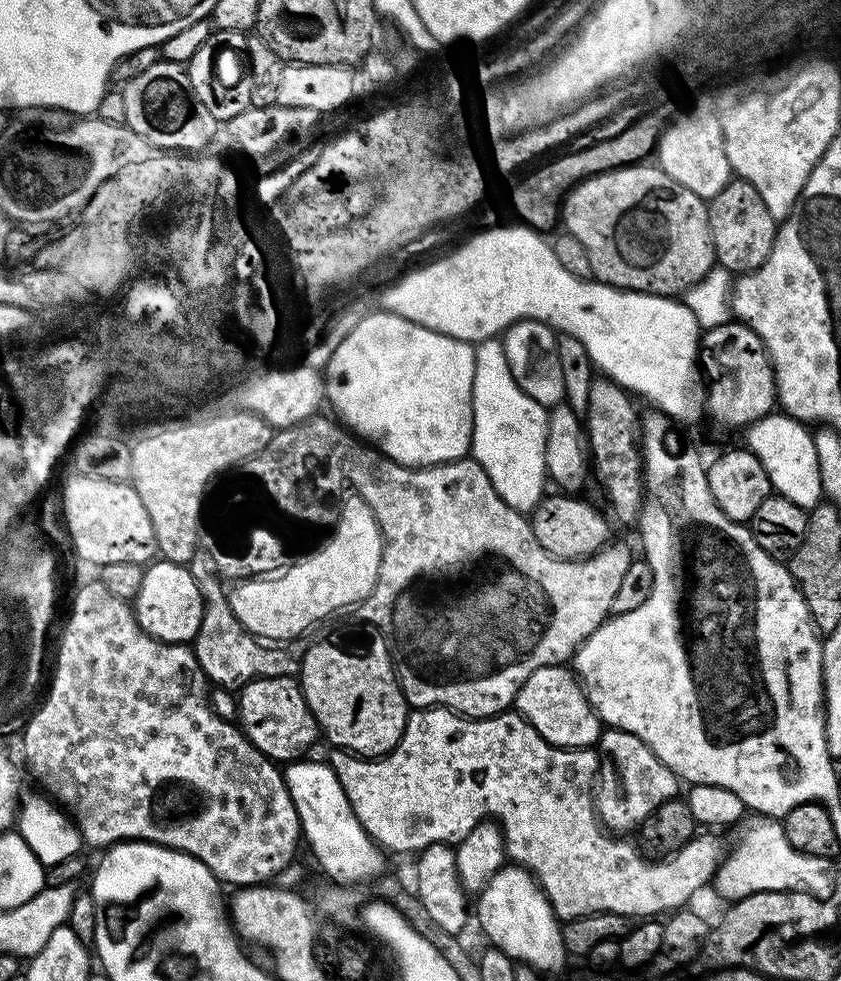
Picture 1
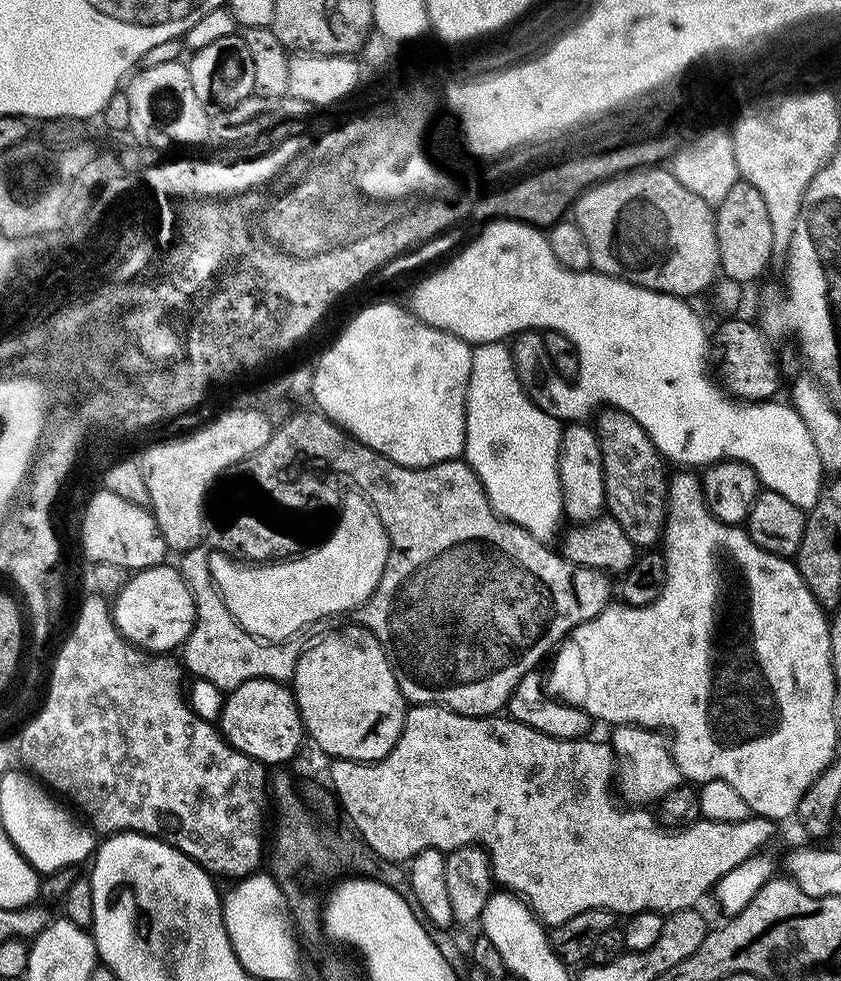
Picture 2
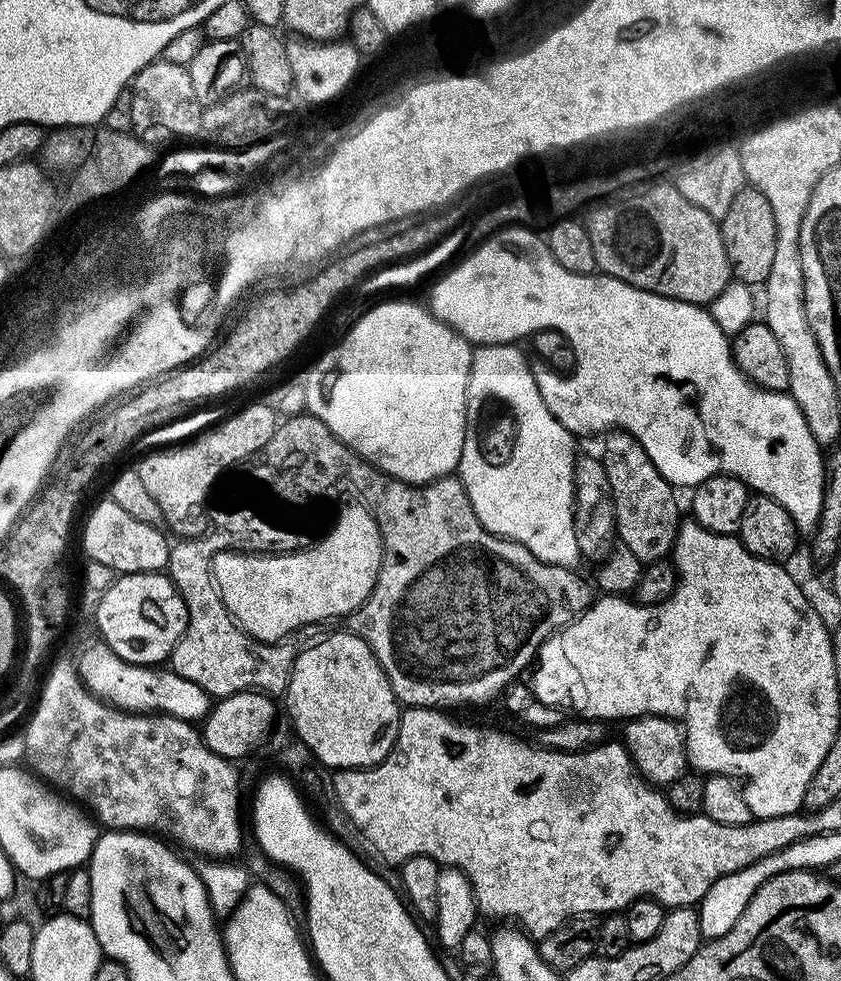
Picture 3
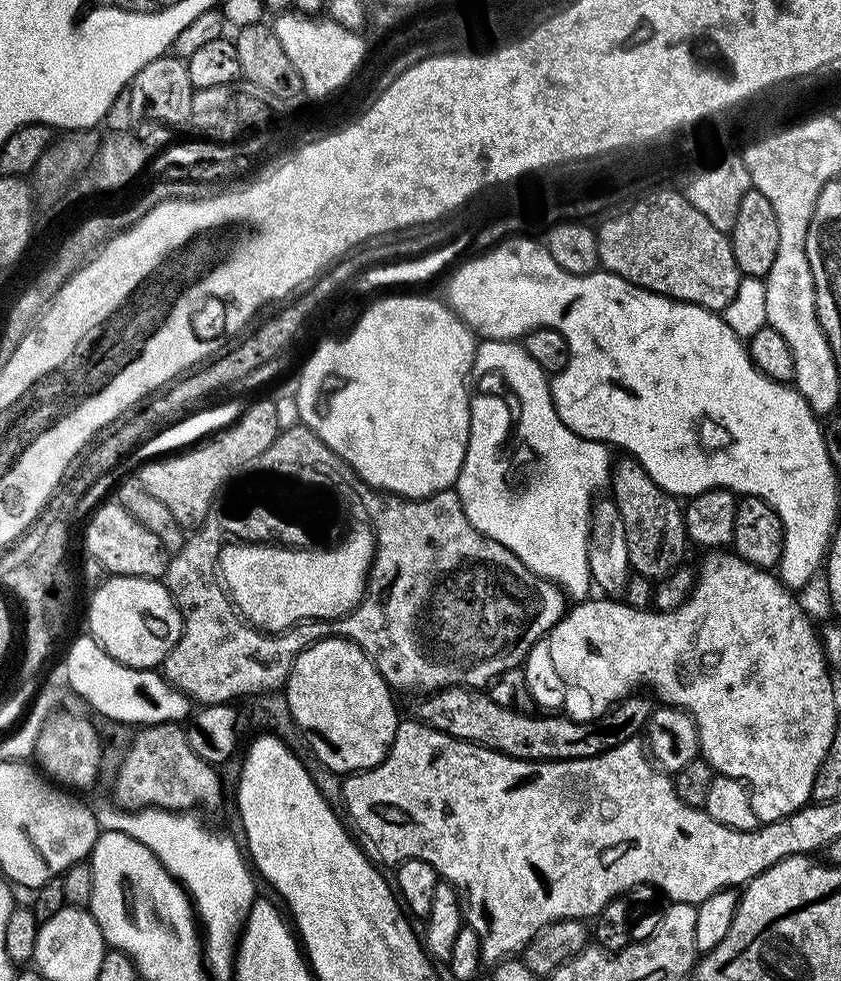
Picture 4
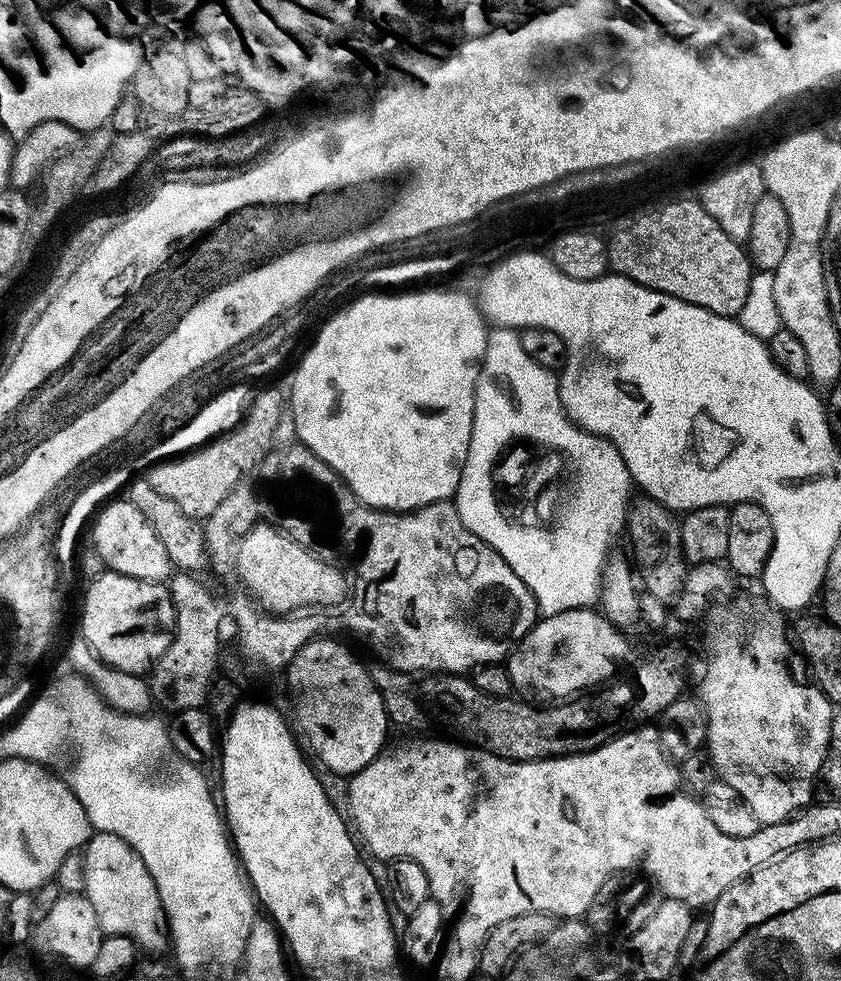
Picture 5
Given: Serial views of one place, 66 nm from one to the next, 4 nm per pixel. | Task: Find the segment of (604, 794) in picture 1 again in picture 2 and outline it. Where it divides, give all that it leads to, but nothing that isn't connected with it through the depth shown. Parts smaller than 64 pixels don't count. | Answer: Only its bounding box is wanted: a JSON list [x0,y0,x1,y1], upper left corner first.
[610,724,681,805]

